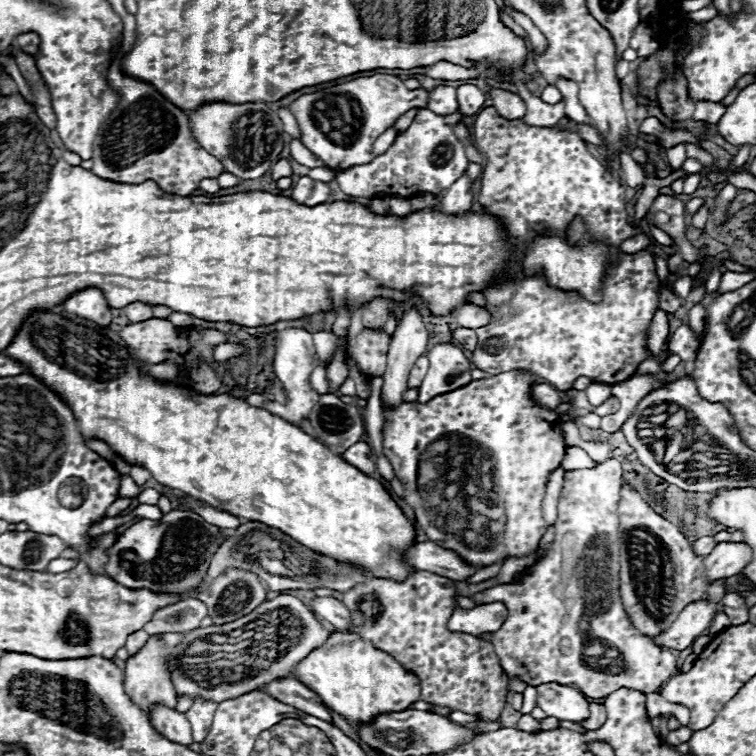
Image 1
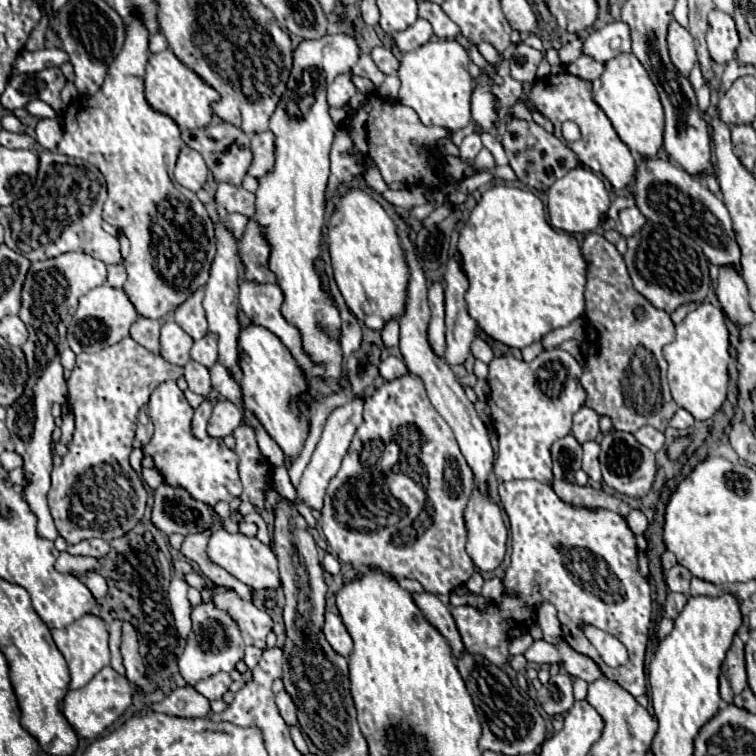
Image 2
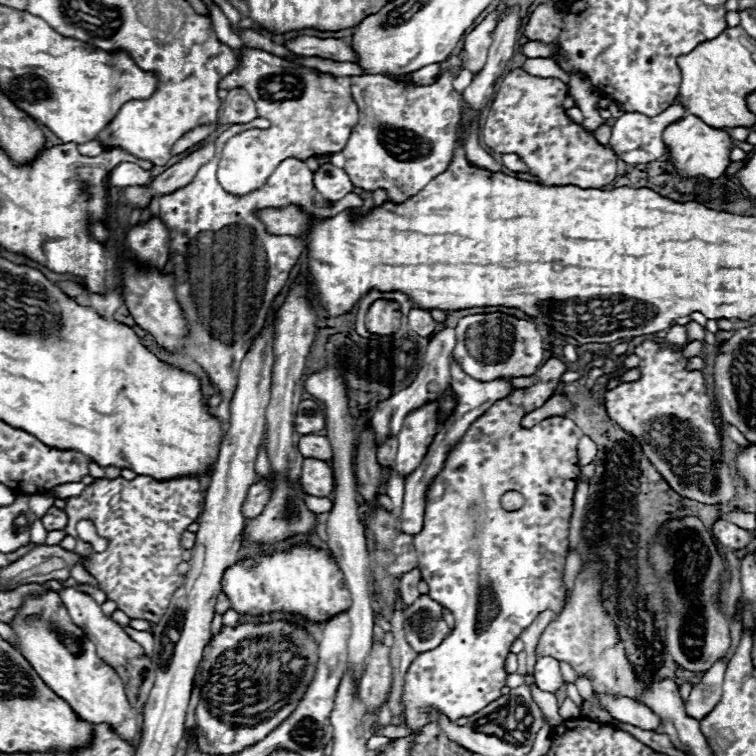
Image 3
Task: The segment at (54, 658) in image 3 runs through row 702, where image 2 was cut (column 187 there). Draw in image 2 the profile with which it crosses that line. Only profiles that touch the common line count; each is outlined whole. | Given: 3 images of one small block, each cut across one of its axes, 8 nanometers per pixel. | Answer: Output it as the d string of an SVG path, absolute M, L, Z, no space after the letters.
M172 50L150 54L146 66L146 78L144 78L144 94L154 110L170 116L180 128L188 128L188 130L208 126L212 120L210 104L220 98L220 94L212 86L208 86L200 76L196 76L190 68L186 68L174 56Z

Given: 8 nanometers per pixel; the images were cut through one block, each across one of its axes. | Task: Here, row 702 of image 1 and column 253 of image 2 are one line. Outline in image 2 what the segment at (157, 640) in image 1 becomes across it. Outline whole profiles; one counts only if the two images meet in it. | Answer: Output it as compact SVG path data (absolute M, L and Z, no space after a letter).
M270 130L260 132L260 134L252 134L252 152L254 152L254 160L252 160L248 174L262 178L264 174L272 172L272 166L274 166L274 134Z

